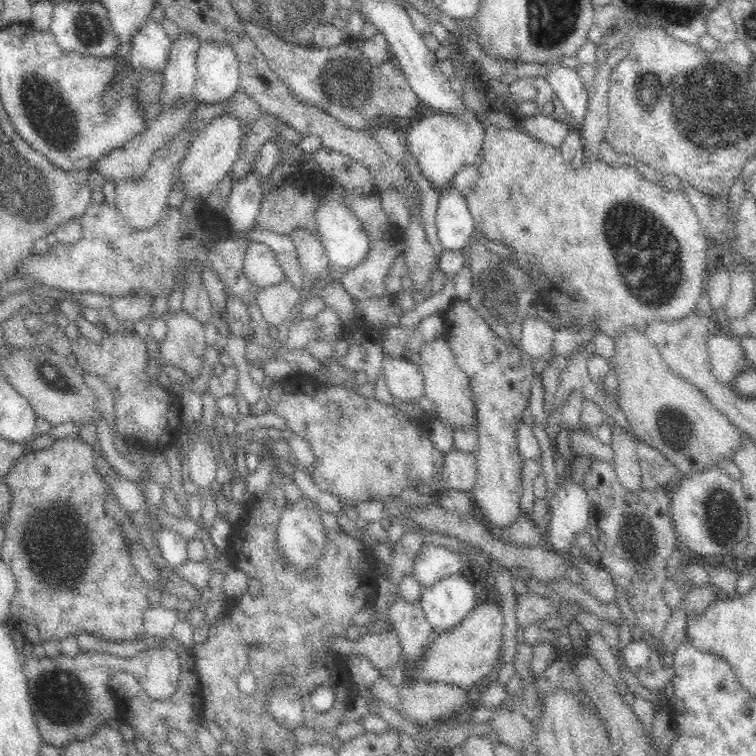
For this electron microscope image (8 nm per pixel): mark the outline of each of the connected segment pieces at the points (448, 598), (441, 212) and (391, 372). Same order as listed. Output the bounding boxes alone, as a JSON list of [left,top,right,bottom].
[[421,571,476,633],[435,192,474,253],[381,356,427,403]]

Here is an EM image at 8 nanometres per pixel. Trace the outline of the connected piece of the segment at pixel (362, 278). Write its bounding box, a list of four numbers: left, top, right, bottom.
[340,190,403,302]

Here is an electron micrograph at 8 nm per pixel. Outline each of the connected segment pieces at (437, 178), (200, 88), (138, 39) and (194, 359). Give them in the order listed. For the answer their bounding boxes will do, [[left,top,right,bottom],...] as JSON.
[[405,107,486,190],[192,41,239,104],[127,16,171,70],[159,310,207,378]]

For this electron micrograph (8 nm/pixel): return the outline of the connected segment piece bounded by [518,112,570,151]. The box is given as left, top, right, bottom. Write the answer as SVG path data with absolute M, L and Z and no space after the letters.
M540 112L530 117L520 117L518 127L556 151L560 150L570 132L570 127L564 122Z

